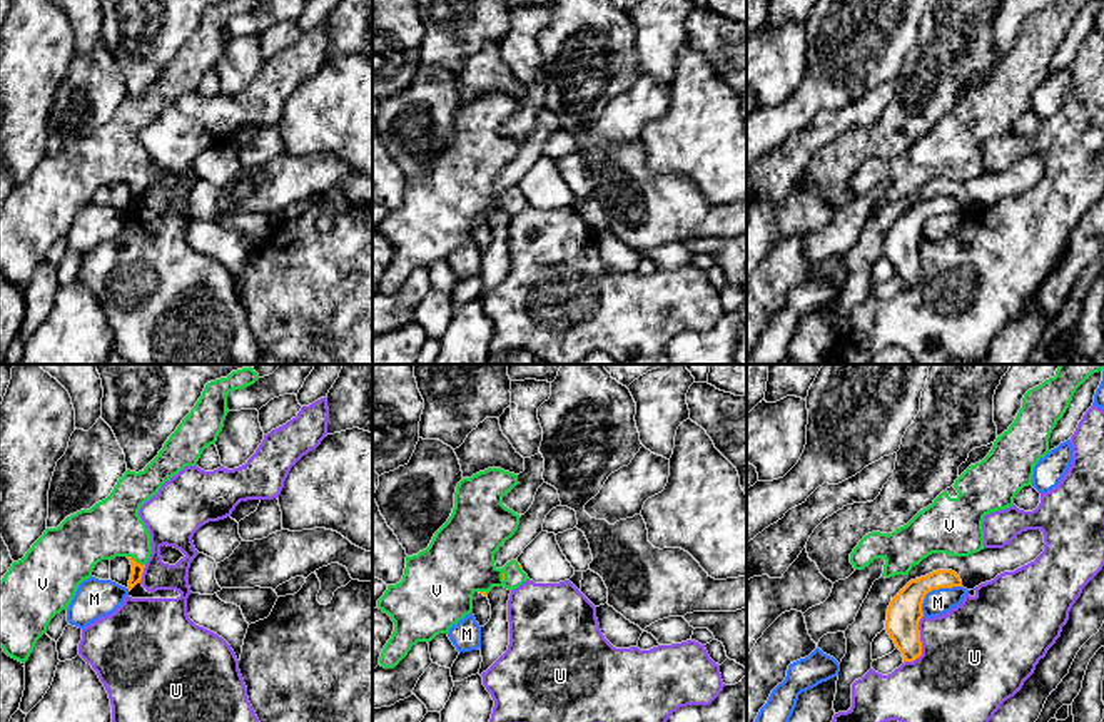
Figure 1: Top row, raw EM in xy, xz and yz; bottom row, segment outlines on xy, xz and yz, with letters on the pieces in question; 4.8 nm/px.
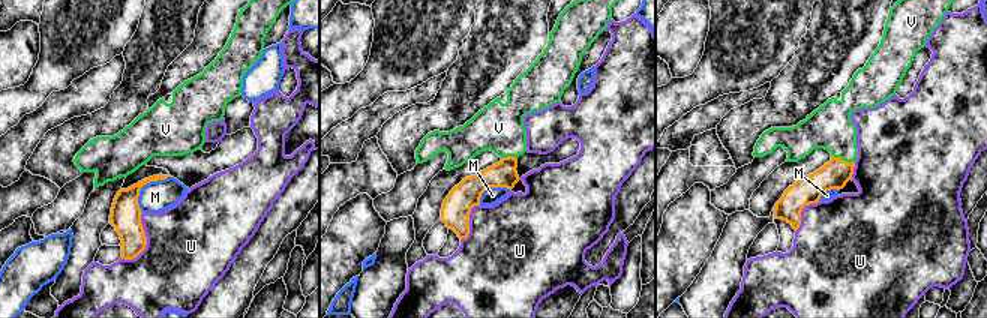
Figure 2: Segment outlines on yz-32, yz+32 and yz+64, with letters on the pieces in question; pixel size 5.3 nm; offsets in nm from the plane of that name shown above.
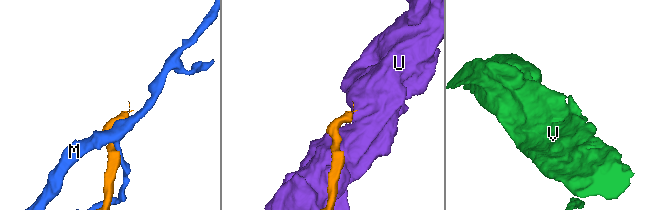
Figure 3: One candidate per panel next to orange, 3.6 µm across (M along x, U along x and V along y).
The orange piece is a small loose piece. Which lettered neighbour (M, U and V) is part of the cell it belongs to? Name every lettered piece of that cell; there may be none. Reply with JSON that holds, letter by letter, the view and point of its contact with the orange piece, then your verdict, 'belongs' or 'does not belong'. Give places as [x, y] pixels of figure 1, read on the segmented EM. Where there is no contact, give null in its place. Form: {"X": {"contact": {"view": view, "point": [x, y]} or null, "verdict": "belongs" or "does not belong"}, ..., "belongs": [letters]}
{"M": {"contact": {"view": "yz", "point": [932, 589]}, "verdict": "does not belong"}, "U": {"contact": {"view": "yz", "point": [921, 644]}, "verdict": "does not belong"}, "V": {"contact": {"view": "xy", "point": [134, 560]}, "verdict": "belongs"}, "belongs": ["V"]}

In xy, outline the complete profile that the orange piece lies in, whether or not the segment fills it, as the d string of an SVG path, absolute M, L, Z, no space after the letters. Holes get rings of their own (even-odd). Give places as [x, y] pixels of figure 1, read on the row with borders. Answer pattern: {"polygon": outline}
{"polygon": "M242 368L232 371L227 378L207 383L195 406L142 471L127 470L105 500L95 503L90 510L80 510L67 516L57 528L47 528L25 557L12 563L0 580L0 647L8 657L22 664L28 660L50 620L68 608L78 585L92 577L99 562L127 557L132 565L129 592L140 583L152 553L150 533L139 516L140 506L185 466L197 465L202 451L215 445L224 428L224 419L229 413L229 393L244 389L257 379L259 374L254 368Z"}

